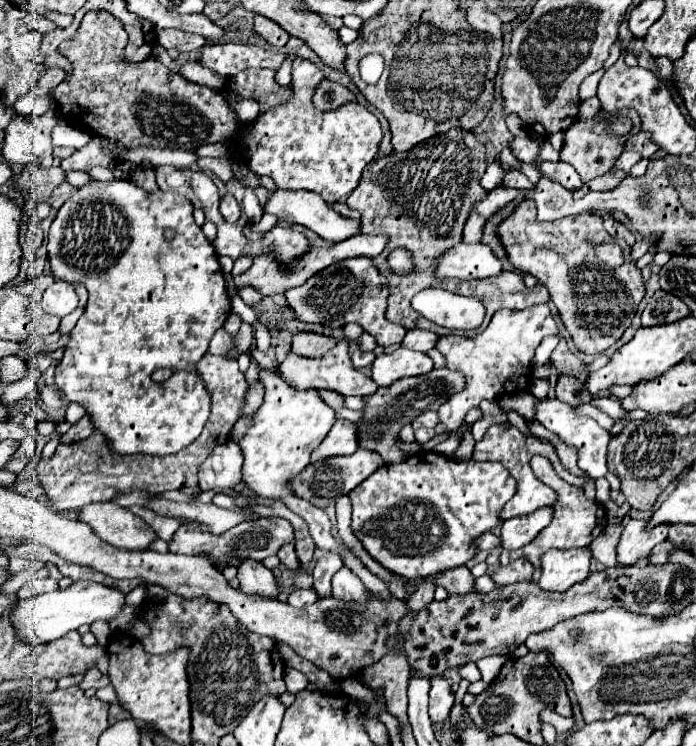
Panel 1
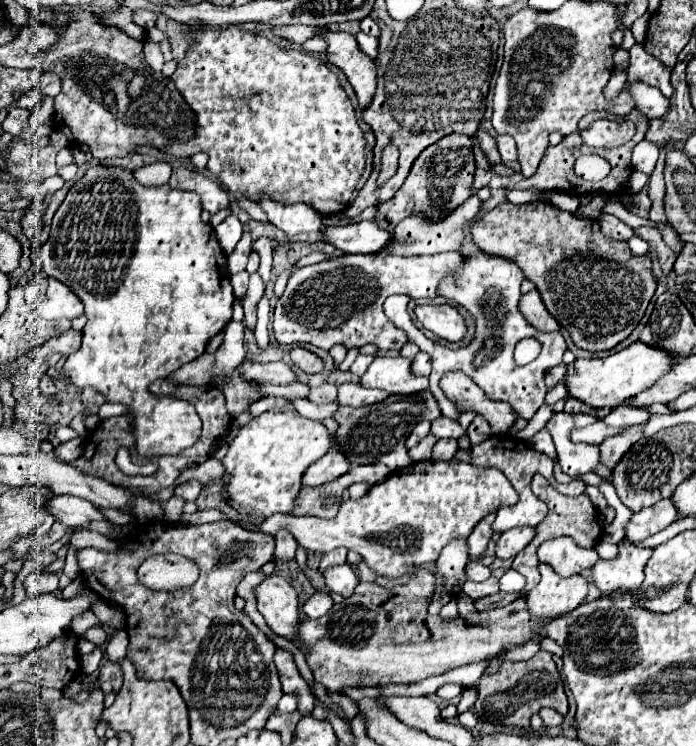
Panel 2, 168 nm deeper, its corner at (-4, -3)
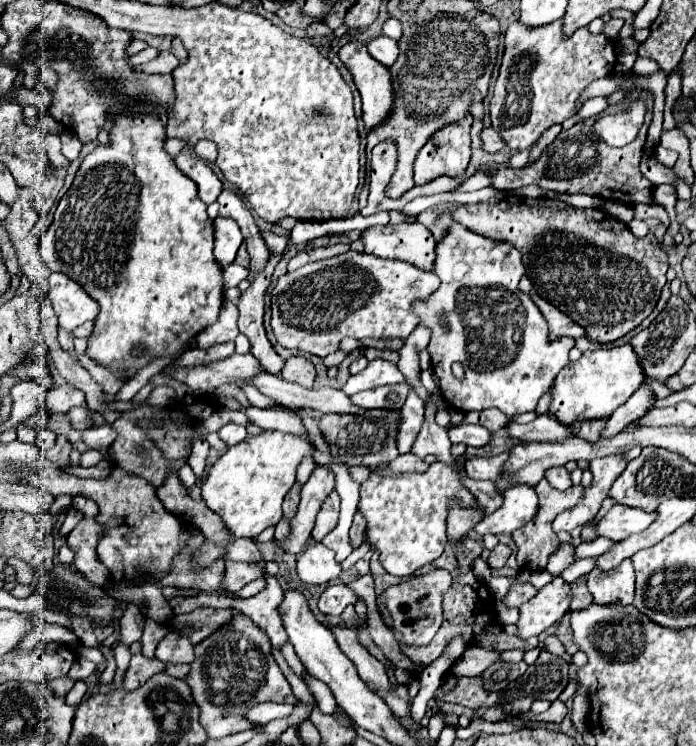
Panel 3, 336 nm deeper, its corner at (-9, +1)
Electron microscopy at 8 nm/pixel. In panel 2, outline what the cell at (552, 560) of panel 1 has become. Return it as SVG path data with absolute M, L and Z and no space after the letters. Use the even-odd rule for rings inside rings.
M539 564L539 572L541 582L531 592L527 592L527 608L531 616L551 620L583 604L589 588L583 576L571 576L563 580L555 576L551 568L543 568L543 564Z

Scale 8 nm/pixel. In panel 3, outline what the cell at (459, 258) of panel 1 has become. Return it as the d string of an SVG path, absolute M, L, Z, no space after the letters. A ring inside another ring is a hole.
M350 250L328 260L310 262L280 276L272 290L270 324L282 346L322 358L340 350L340 342L346 336L356 340L406 340L418 326L418 318L410 312L410 304L416 298L426 298L438 286L440 278L434 270L420 272L418 268L412 268L412 264L404 264L404 260L384 260Z

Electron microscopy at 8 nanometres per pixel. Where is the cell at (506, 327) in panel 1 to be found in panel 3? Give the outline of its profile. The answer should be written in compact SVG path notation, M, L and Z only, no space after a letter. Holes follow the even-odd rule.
M454 224L436 246L434 268L442 284L432 296L428 296L428 300L418 300L416 304L412 304L412 312L416 312L416 316L420 318L420 324L428 326L432 332L428 352L432 356L434 372L440 378L440 390L446 402L452 408L458 408L462 412L496 406L512 420L516 414L520 414L522 398L526 394L526 412L532 412L540 396L550 390L556 374L568 364L568 352L574 346L574 338L562 336L562 338L550 340L546 320L540 314L538 306L530 300L528 294L518 290L518 282L526 274L526 268L522 264L522 254L508 242L496 242L476 232L470 232L462 224ZM438 312L446 314L450 324L448 332L438 324L438 318L436 318ZM452 362L462 362L466 380L460 382L452 376L452 370L450 370Z

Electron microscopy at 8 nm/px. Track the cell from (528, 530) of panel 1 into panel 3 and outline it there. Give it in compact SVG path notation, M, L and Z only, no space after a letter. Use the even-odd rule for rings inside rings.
M498 544L492 552L490 552L490 558L488 558L488 566L490 568L502 568L506 564L506 560L510 558L512 554L512 548L508 544Z

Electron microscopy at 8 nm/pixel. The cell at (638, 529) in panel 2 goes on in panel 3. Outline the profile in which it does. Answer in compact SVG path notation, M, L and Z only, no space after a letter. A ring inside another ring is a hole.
M614 504L614 508L598 522L598 534L612 540L624 540L632 534L644 532L652 520L656 520L656 512Z

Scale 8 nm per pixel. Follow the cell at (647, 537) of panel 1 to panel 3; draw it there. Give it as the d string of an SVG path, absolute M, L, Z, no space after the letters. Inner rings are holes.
M622 560L612 572L600 572L594 568L588 574L588 590L596 604L610 604L614 600L622 604L632 604L636 588L636 574L632 570L632 560Z

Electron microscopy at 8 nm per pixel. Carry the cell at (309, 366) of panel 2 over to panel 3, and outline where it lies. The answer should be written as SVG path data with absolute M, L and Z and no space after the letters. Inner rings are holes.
M292 356L286 360L284 368L282 368L282 376L290 382L298 382L304 388L312 388L314 386L314 378L316 378L316 368L314 364L304 358L304 356Z

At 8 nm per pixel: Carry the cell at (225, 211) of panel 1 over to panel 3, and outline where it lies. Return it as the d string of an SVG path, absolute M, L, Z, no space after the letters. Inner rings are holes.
M216 218L214 220L214 230L216 230L216 246L214 246L214 256L222 266L228 266L234 262L236 252L244 240L240 226L230 220L230 218Z

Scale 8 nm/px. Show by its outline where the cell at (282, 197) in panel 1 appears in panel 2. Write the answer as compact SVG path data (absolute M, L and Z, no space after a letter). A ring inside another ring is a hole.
M357 222L349 226L329 226L323 230L327 240L347 254L377 254L391 244L393 234L375 222Z

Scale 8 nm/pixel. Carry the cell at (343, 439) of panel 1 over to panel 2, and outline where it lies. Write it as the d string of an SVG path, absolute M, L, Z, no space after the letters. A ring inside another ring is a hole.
M335 444L323 458L319 458L315 464L311 464L311 468L307 468L307 472L303 474L301 486L309 486L309 488L323 486L347 474L347 470L349 470L347 458L339 452L339 446Z

